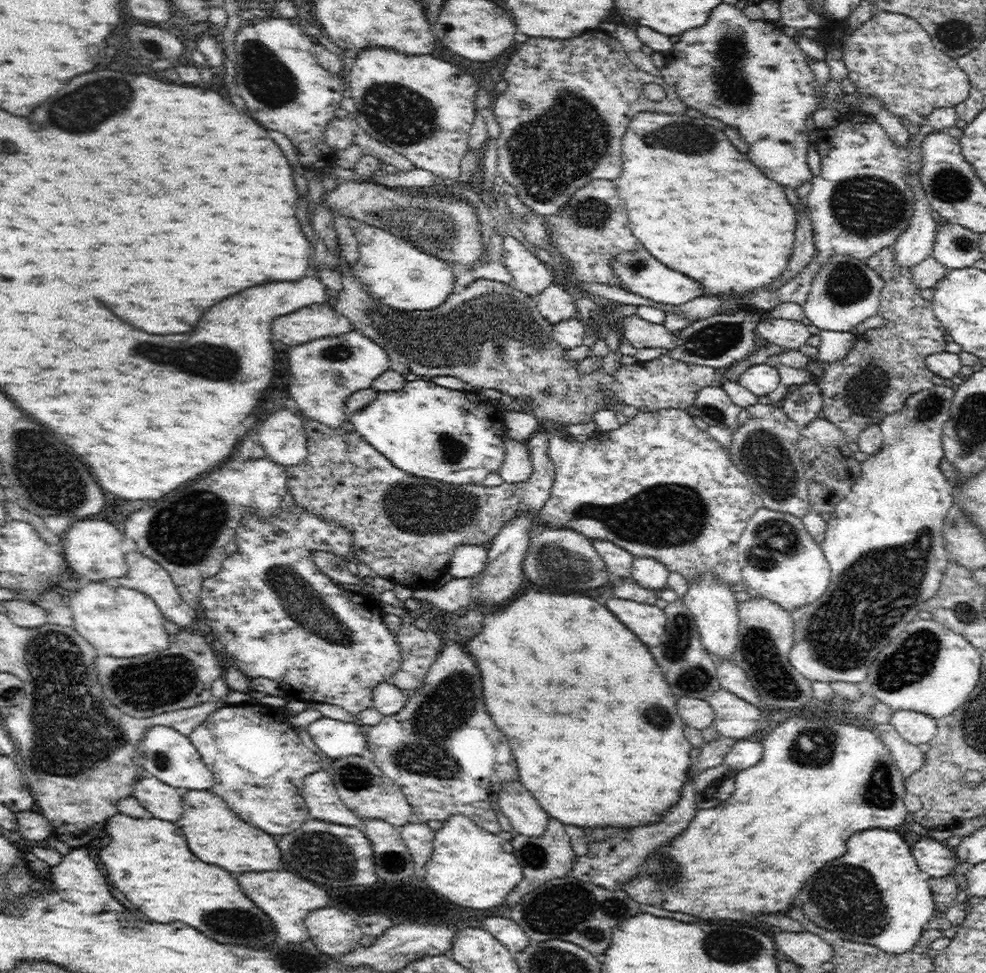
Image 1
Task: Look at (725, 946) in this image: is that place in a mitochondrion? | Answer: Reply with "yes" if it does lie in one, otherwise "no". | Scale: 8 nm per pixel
yes

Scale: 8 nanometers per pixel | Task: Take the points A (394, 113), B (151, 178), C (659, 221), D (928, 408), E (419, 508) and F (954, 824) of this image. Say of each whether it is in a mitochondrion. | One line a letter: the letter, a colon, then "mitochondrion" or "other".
A: mitochondrion
B: other
C: other
D: mitochondrion
E: mitochondrion
F: other

